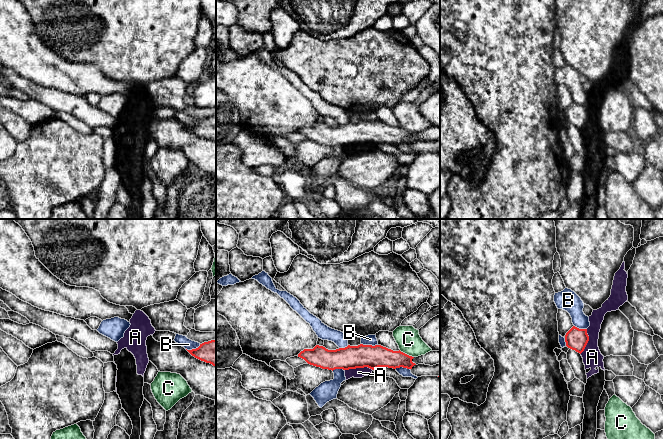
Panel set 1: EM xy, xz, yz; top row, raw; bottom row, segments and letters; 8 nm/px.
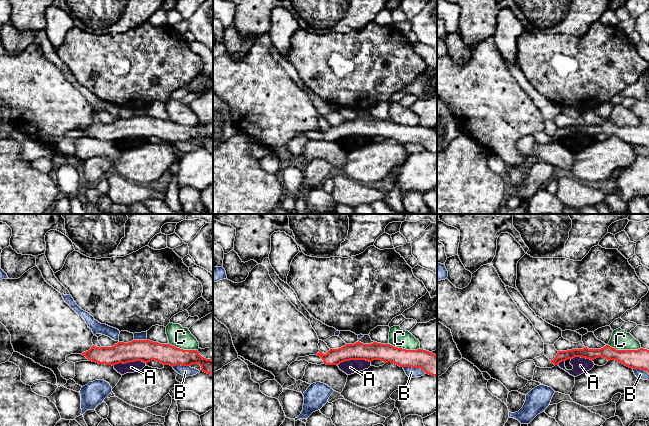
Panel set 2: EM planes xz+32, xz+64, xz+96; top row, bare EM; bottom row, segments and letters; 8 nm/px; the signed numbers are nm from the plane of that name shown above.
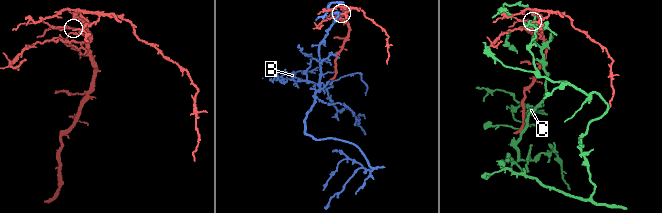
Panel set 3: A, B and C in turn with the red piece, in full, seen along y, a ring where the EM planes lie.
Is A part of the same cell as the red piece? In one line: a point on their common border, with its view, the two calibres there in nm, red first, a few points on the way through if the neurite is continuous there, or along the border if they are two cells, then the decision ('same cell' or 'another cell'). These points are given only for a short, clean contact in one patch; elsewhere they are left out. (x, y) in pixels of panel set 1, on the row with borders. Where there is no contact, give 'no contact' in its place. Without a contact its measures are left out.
meets red in xz at (358, 367); 190 nm thick on the red side, 80 nm on the other; border along xz (372, 369), (357, 367), (344, 370); another cell

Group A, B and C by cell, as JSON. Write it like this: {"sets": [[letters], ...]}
{"sets": [["A"], ["B"], ["C"]]}

